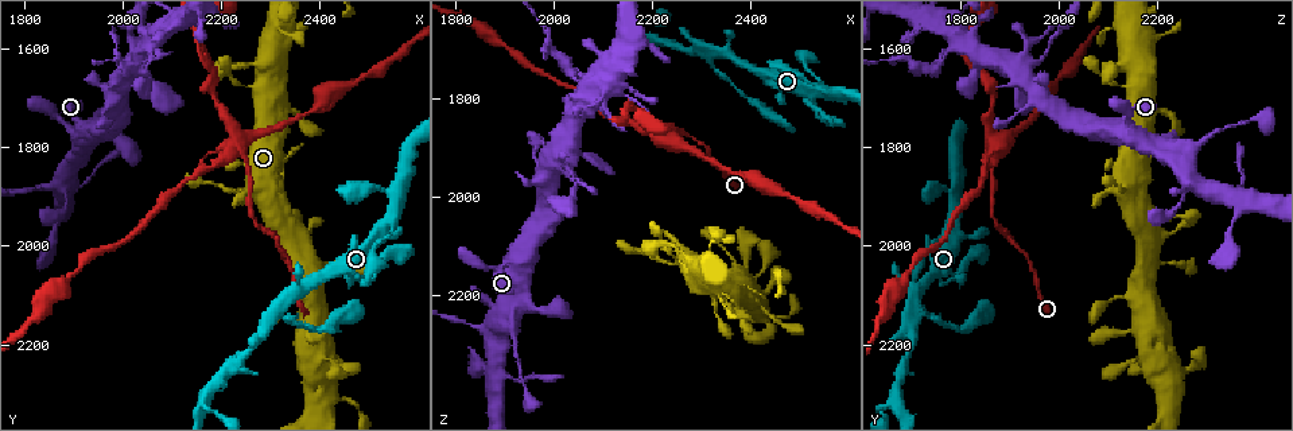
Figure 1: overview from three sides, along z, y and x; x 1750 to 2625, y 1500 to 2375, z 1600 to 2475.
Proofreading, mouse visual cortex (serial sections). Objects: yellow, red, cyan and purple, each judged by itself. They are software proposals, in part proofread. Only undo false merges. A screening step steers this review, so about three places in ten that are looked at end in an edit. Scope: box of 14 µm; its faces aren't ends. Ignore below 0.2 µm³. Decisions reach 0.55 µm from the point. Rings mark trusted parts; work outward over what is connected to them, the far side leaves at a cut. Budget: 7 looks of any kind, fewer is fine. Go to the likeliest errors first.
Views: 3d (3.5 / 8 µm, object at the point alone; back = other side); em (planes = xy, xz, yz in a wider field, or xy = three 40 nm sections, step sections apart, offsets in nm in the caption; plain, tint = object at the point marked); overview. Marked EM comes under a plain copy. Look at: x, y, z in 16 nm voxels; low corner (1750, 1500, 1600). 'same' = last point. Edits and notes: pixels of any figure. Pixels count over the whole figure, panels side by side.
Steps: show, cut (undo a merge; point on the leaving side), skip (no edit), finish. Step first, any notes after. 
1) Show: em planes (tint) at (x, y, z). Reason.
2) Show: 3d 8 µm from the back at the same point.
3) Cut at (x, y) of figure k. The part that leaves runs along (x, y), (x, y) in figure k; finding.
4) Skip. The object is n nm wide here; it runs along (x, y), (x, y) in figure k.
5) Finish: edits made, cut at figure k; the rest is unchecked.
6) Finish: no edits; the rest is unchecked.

Show: 3d 8 µm at (2225, 1790, 1870). Branch point.

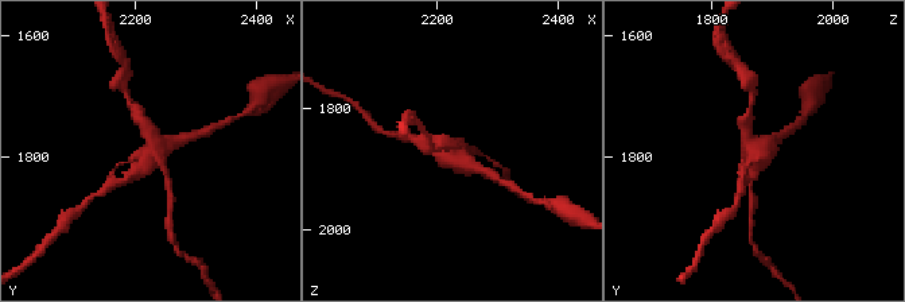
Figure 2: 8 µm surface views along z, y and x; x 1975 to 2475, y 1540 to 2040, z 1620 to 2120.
Show: 3d 3.5 µm at (2225, 1795, 1870).

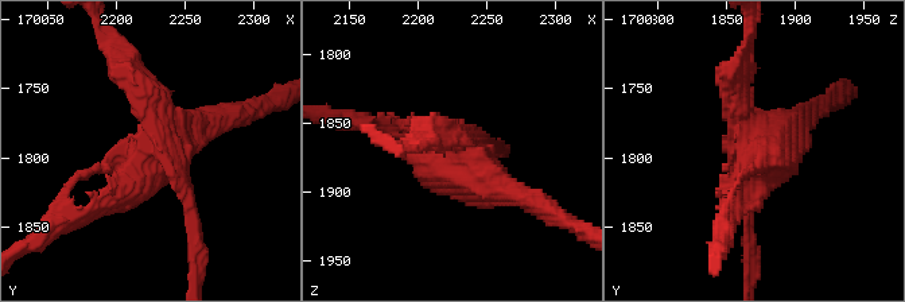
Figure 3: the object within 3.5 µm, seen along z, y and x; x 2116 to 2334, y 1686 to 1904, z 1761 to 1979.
Show: em xy step 1 (tint) at (2230, 1792, 1874). Now the EM.

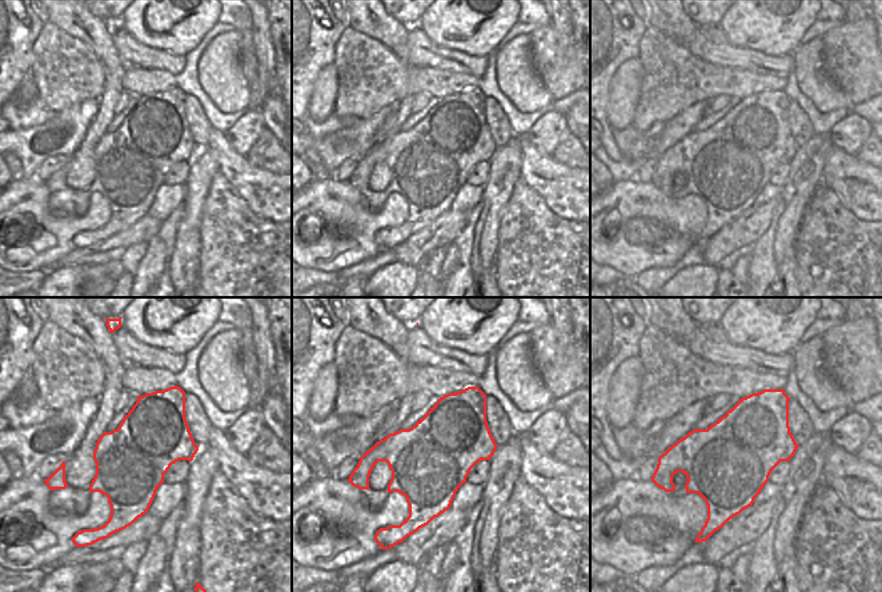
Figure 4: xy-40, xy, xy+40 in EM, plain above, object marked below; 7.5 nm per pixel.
Cut at (112, 163) of figure 3. A second cell is stuck on.

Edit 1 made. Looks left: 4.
Show: 3d 3.5 µm from the back at (2320, 2135, 1700). Thin arm on a thick one.

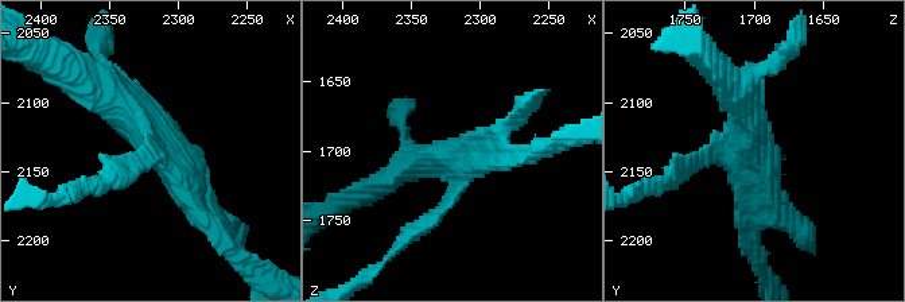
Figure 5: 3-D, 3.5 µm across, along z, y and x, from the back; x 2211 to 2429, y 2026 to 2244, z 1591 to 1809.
Show: em xy step 2 (tint) at (2316, 2132, 1704). 3 arms meet here; the arms are 100, 350, 350 nm wide.

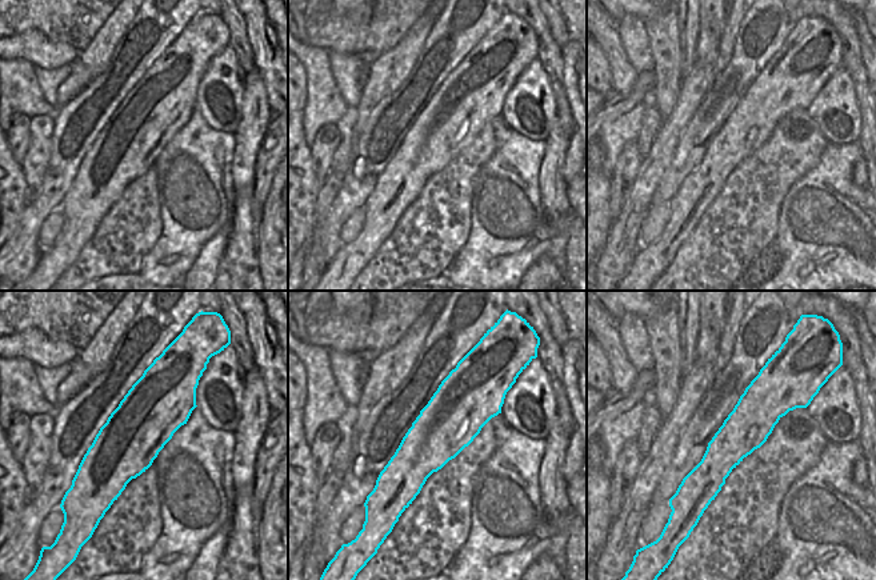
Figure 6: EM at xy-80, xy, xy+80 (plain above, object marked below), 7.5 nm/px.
Skip. It runs along (762, 376), (706, 502) in figure 6; all the same cell.

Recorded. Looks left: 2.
Show: em xy step 1 (tint) at (2055, 1595, 1790). Side arm on a straight run.

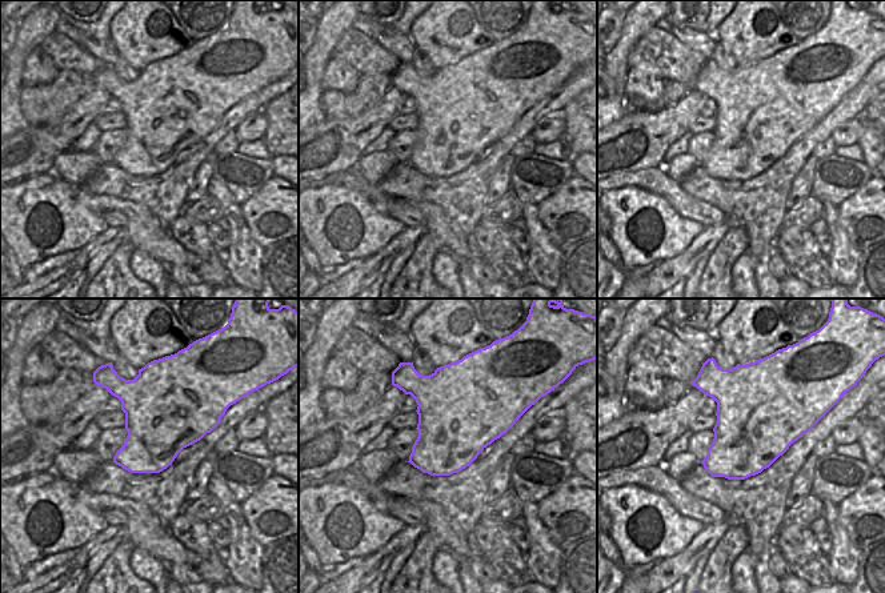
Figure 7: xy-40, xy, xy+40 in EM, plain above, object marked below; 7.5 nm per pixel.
Show: 3d 3.5 µm at the same point.

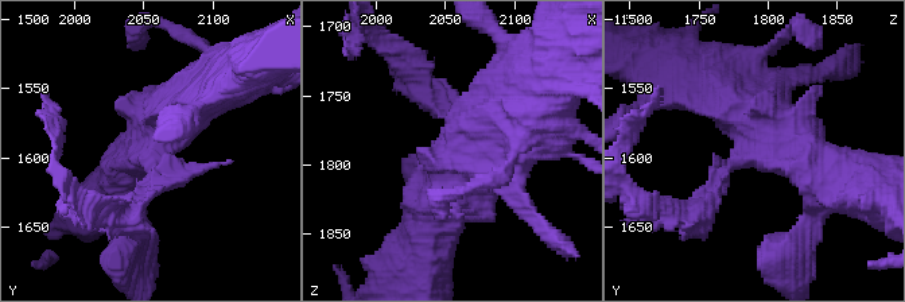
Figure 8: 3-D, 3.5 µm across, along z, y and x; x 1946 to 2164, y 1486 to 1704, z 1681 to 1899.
Cut at (430, 88) of figure 8. The object is 600 nm wide here; the part that leaves runs along (725, 174), (694, 216), (645, 204) in figure 8; a second cell is stuck on.

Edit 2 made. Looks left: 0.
Finish: edits made, cut at figure 3, cut at figure 8; the rest is unchecked.

